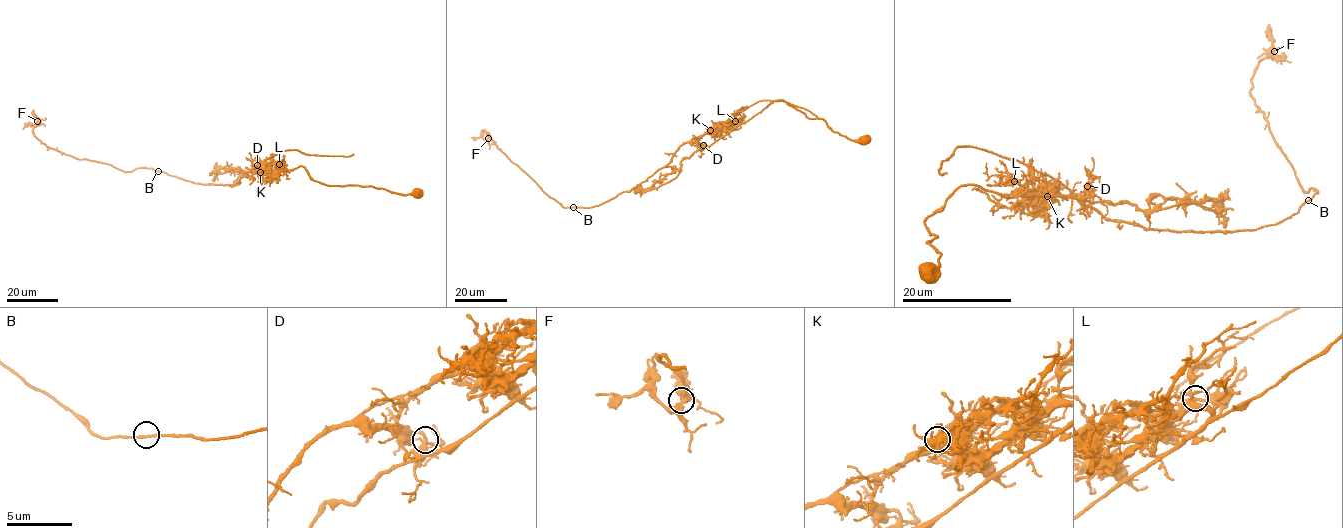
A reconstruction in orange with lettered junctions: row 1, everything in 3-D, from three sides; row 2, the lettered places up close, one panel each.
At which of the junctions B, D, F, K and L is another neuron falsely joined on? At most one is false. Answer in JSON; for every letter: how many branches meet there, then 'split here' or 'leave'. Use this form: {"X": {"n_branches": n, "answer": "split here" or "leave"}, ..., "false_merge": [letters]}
{"B": {"n_branches": 2, "answer": "leave"}, "D": {"n_branches": 3, "answer": "leave"}, "F": {"n_branches": 4, "answer": "leave"}, "K": {"n_branches": 3, "answer": "split here"}, "L": {"n_branches": 4, "answer": "leave"}, "false_merge": ["K"]}

